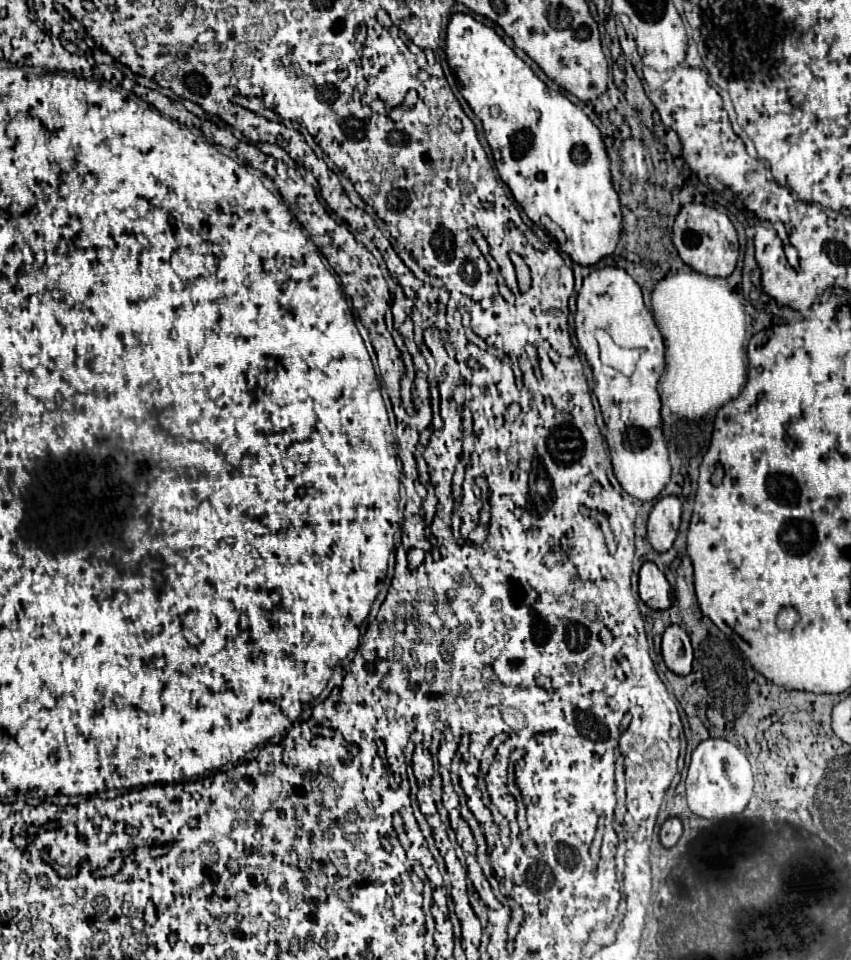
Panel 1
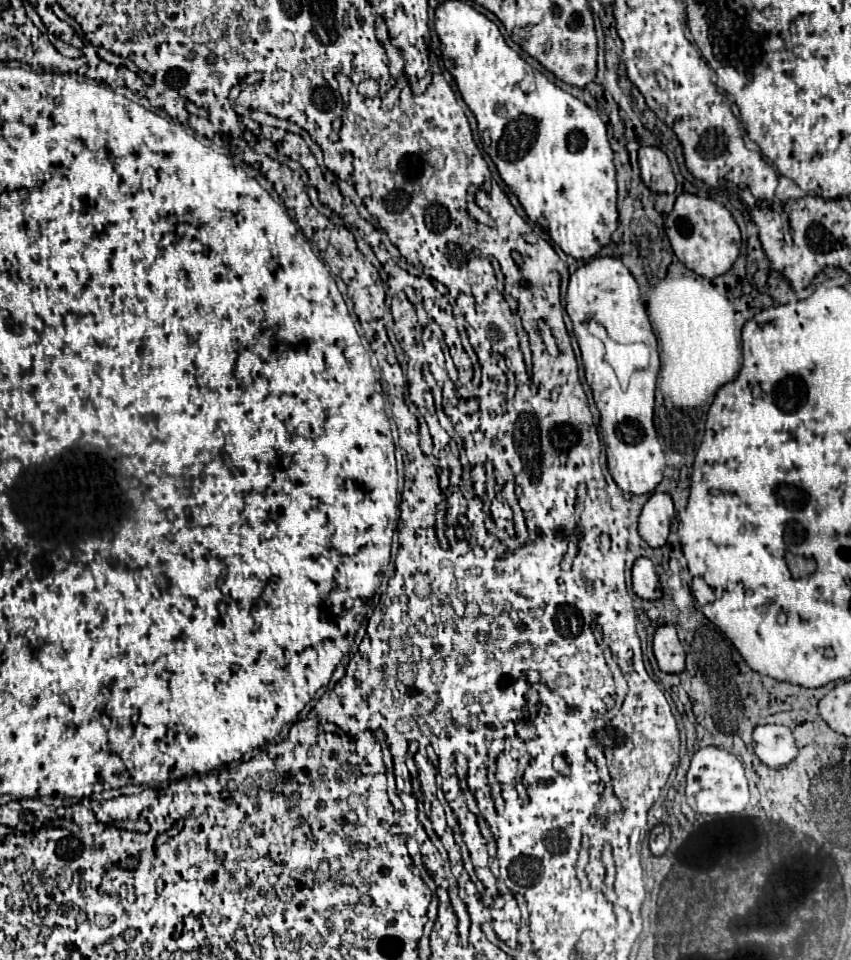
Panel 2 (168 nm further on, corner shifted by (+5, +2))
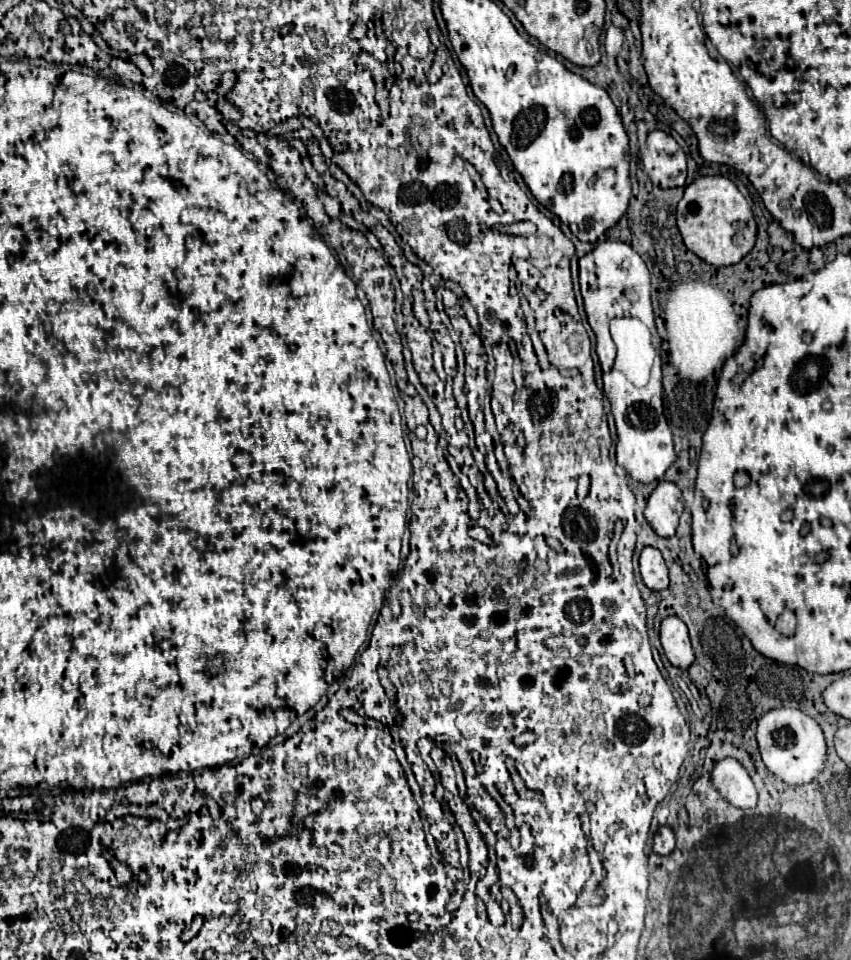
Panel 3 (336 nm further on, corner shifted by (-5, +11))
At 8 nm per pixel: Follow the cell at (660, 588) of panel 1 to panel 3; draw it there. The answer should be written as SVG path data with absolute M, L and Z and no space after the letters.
M646 546L640 554L640 574L644 584L650 590L668 588L668 566L660 554L660 550Z

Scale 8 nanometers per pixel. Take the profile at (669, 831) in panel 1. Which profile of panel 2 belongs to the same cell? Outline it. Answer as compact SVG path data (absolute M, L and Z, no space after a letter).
M658 823L652 831L650 831L650 851L652 855L662 855L668 849L670 843L670 829L662 823Z

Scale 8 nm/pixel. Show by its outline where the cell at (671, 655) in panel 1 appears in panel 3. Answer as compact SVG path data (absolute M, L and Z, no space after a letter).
M668 616L660 626L660 642L664 646L664 654L672 666L688 668L694 662L694 652L688 638L688 628L678 616Z

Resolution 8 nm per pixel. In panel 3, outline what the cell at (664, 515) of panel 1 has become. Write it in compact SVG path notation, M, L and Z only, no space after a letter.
M662 480L650 494L644 516L658 536L670 538L676 532L682 508L684 508L684 500L680 488L674 482Z

